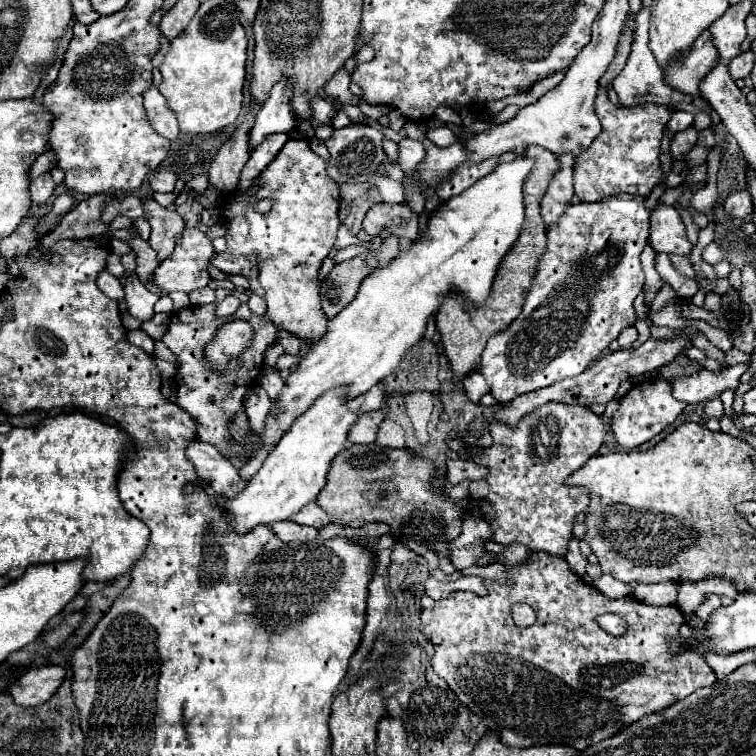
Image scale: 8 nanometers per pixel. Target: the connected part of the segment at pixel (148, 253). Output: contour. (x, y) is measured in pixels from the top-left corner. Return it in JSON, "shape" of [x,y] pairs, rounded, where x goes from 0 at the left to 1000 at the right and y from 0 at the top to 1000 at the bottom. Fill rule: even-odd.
{"shape":[[[184,313],[184,319],[165,319],[165,321],[171,321],[171,327],[181,335],[181,356],[179,356],[179,361],[184,364],[184,369],[187,369],[187,374],[194,380],[194,382],[208,382],[205,377],[200,377],[197,374],[197,366],[200,366],[200,361],[205,358],[205,353],[208,353],[208,335],[197,327],[197,321],[194,319],[189,319],[187,313]]]}

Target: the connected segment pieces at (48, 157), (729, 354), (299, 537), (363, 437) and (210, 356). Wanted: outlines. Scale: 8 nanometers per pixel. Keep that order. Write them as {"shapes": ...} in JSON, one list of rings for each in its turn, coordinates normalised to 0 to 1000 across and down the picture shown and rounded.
{"shapes":[[[[63,198],[48,210],[40,225],[40,239],[44,239],[46,235],[65,226],[74,218],[74,208],[70,205],[73,204],[67,198]]],[[[964,462],[964,464],[959,464],[959,480],[962,480],[962,483],[991,480],[991,470],[983,467],[980,462]]],[[[364,689],[358,694],[358,700],[364,702],[366,710],[372,710],[374,716],[411,716],[419,710],[422,702],[417,702],[414,697],[403,697],[396,694],[390,689]]],[[[491,544],[491,546],[480,546],[475,552],[475,557],[464,565],[462,570],[462,583],[464,586],[475,586],[475,589],[485,589],[493,586],[499,578],[499,567],[501,560],[509,554],[507,544]]],[[[303,425],[295,427],[284,446],[271,459],[269,478],[276,480],[284,491],[295,491],[306,478],[313,478],[316,470],[332,456],[335,451],[335,433],[327,425]]]]}

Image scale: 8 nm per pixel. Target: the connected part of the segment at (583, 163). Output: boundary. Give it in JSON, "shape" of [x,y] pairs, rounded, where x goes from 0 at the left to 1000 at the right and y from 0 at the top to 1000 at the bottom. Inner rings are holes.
{"shape":[[[792,118],[790,123],[790,131],[787,131],[787,149],[790,155],[795,157],[795,176],[792,181],[782,189],[782,194],[776,197],[776,202],[761,208],[761,229],[758,229],[758,237],[761,237],[761,255],[769,266],[776,266],[776,269],[784,269],[784,266],[792,266],[803,258],[813,258],[819,253],[827,253],[827,255],[840,255],[840,258],[856,258],[872,239],[874,239],[874,213],[872,213],[872,205],[874,205],[874,173],[882,163],[882,142],[877,139],[843,139],[843,142],[829,142],[829,144],[821,144],[821,142],[813,142],[803,123],[798,123],[798,118]]]}

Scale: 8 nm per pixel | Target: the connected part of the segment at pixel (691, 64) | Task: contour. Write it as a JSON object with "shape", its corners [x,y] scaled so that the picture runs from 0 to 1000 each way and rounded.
{"shape":[[[933,38],[914,62],[914,70],[909,70],[909,75],[903,75],[903,81],[898,81],[898,86],[893,86],[888,97],[880,97],[882,110],[890,118],[922,126],[925,107],[946,89],[948,81],[951,81],[951,67],[943,57],[940,41]]]}

